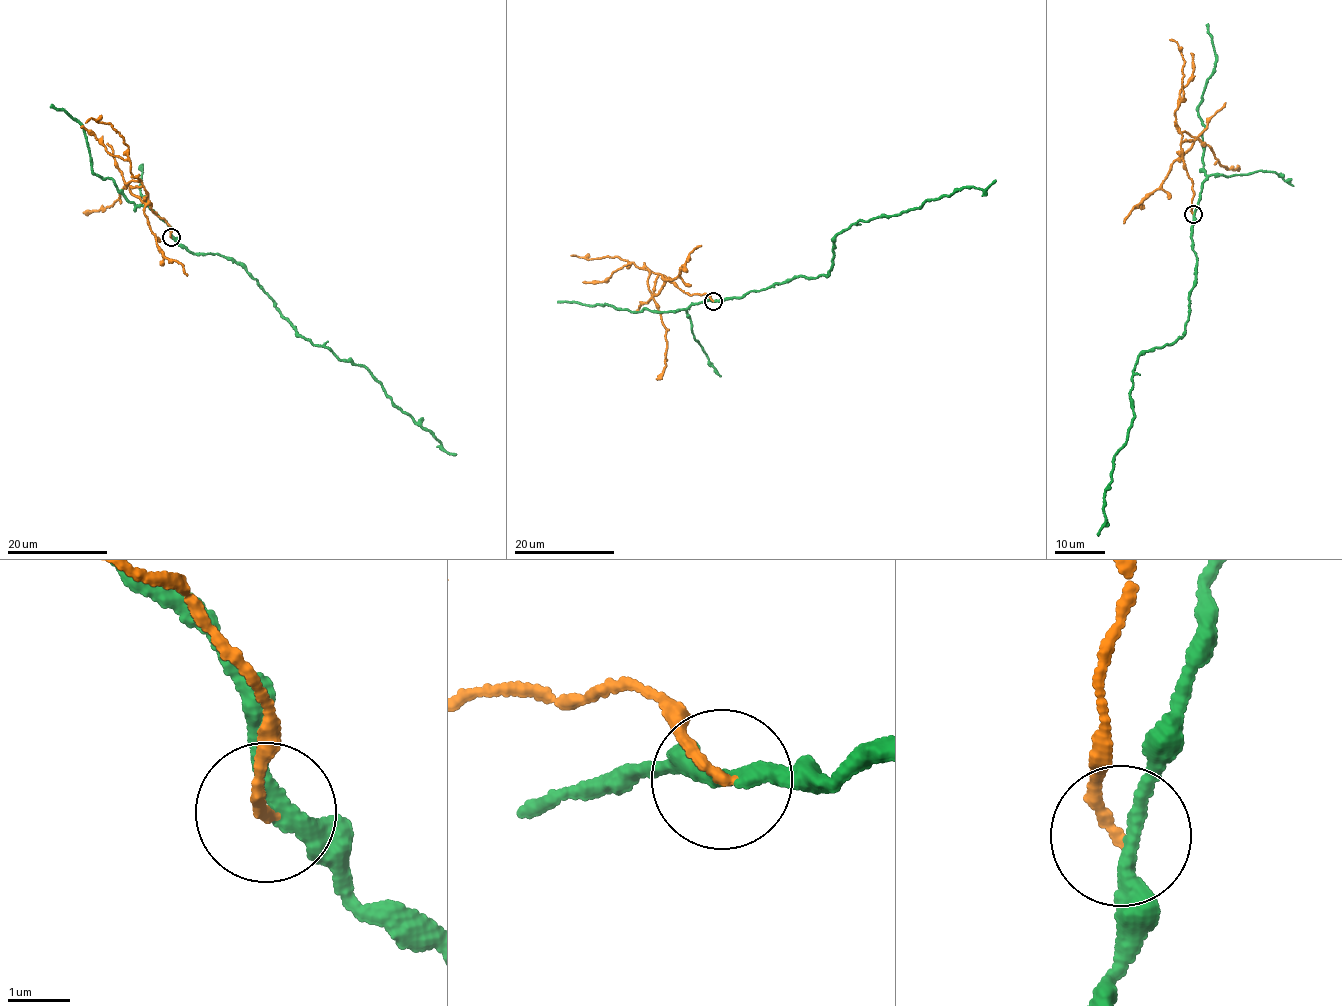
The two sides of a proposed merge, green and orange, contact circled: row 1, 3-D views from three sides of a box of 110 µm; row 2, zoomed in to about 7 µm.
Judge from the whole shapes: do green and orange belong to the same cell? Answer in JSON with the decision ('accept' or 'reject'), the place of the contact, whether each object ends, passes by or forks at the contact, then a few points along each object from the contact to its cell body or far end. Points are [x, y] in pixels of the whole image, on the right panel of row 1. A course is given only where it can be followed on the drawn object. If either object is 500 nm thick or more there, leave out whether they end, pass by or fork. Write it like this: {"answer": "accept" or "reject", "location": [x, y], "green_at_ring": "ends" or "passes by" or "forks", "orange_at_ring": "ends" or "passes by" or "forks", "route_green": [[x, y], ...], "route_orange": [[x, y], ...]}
{"answer": "reject", "location": [1193, 214], "green_at_ring": "passes by", "orange_at_ring": "ends", "route_green": [[1193, 213], [1197, 272], [1184, 331], [1139, 356], [1131, 379], [1134, 414], [1114, 458], [1097, 535]], "route_orange": [[1193, 214], [1192, 180], [1185, 168], [1175, 116], [1183, 97], [1184, 59], [1177, 42], [1169, 39]]}

